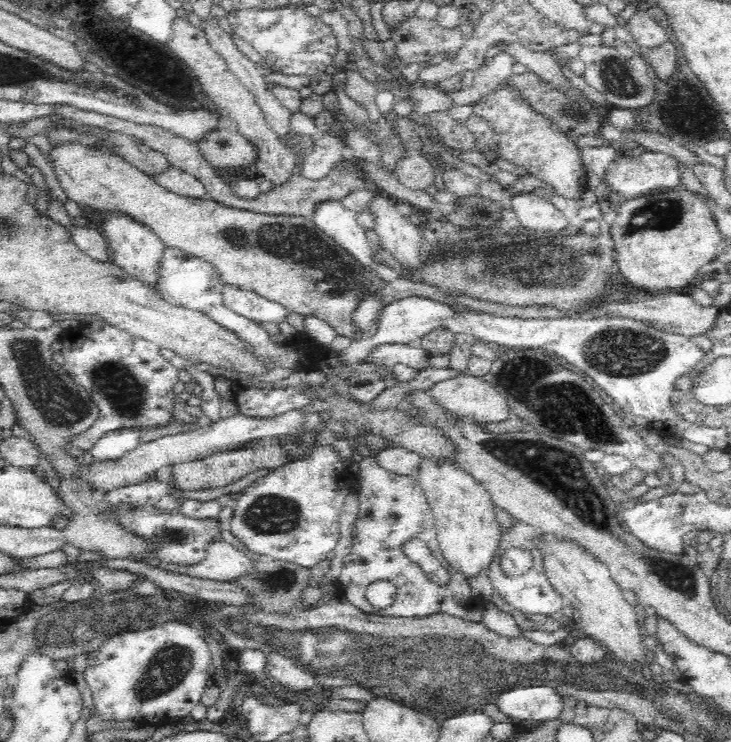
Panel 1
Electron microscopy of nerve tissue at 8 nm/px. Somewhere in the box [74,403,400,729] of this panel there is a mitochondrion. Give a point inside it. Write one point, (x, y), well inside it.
(169, 667)

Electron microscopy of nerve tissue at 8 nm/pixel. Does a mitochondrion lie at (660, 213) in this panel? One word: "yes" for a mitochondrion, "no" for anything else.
yes

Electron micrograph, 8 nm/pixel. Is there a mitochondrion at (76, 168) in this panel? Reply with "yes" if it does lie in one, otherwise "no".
no

